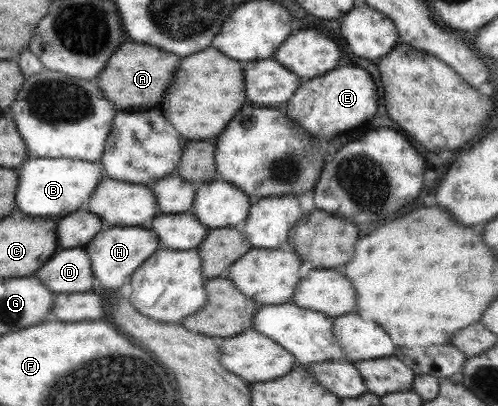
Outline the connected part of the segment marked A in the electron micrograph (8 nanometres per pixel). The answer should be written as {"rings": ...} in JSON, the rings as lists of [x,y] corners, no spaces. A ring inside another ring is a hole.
{"rings":[[[125,42],[117,46],[117,50],[113,50],[105,66],[99,70],[96,76],[97,86],[104,99],[113,104],[115,110],[149,110],[156,108],[155,104],[160,102],[165,85],[177,66],[179,58],[175,54],[167,54],[159,48],[145,44]]]}

